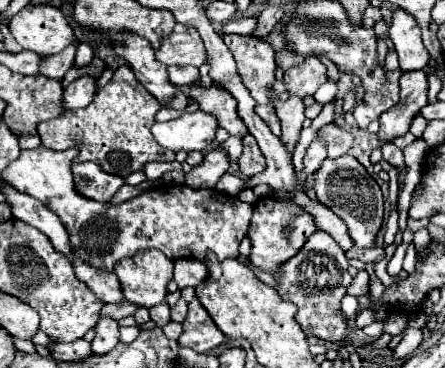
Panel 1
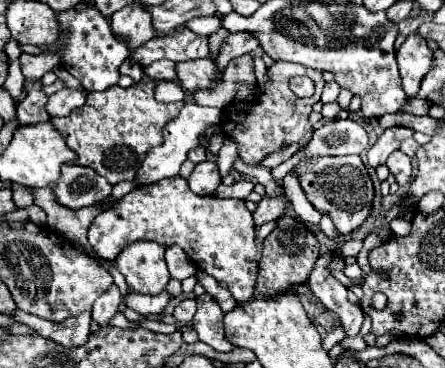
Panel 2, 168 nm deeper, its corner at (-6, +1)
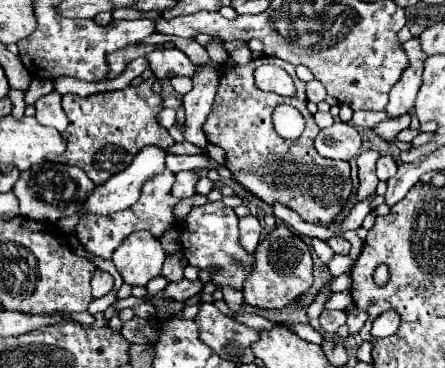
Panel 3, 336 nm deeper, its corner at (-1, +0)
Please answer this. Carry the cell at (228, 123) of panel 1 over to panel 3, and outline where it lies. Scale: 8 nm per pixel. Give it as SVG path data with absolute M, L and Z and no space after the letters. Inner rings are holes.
M155 49L151 53L151 57L147 57L147 61L151 63L151 71L155 73L155 77L159 81L173 79L173 77L183 77L183 75L193 75L195 69L197 69L187 59L187 55L181 53L179 49L165 49L165 51Z

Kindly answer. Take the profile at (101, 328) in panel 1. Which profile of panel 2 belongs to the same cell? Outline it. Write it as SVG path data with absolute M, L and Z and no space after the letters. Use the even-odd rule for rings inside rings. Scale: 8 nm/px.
M110 286L108 292L100 294L94 308L92 308L92 320L96 320L100 326L108 324L108 320L118 312L118 304L122 302L122 294L118 286Z

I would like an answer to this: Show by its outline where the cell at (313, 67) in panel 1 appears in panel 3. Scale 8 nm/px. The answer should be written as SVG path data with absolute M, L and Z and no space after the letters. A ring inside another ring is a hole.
M259 57L253 59L249 65L237 65L229 67L223 71L215 105L203 125L203 131L207 133L209 143L219 145L225 149L227 155L227 167L235 173L235 179L255 193L259 199L267 203L283 203L295 213L299 213L305 221L319 225L319 227L329 227L335 223L337 215L343 211L351 191L353 191L353 181L351 181L351 167L345 161L333 161L333 159L323 159L317 149L313 147L313 139L319 131L313 115L307 109L307 93L305 93L305 81L301 81L295 73L295 65L289 65L283 59L277 57ZM259 65L279 65L283 67L295 81L297 95L295 97L281 97L277 93L267 93L261 91L255 85L255 69ZM277 105L293 105L299 109L299 113L305 117L305 131L299 139L283 139L277 135L273 127L273 111Z

